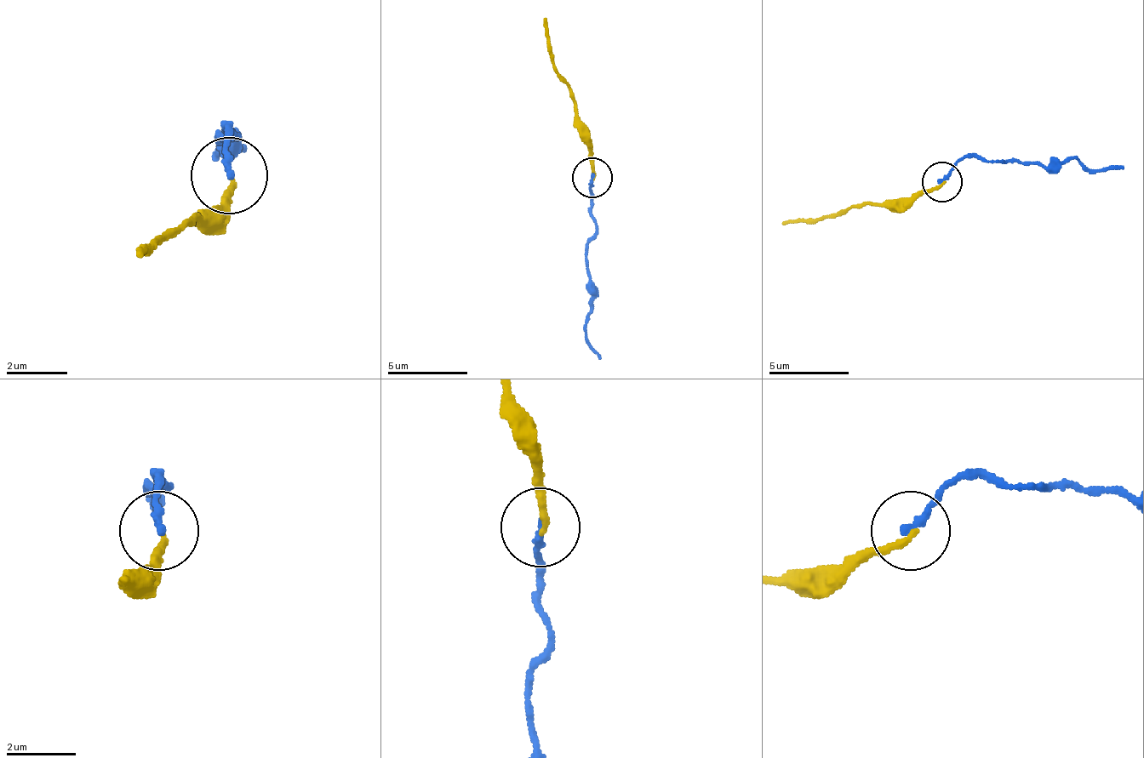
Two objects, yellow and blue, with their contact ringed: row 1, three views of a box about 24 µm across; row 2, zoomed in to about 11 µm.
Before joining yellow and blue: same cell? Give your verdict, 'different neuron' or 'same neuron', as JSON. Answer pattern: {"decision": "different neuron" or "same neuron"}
{"decision": "same neuron"}

